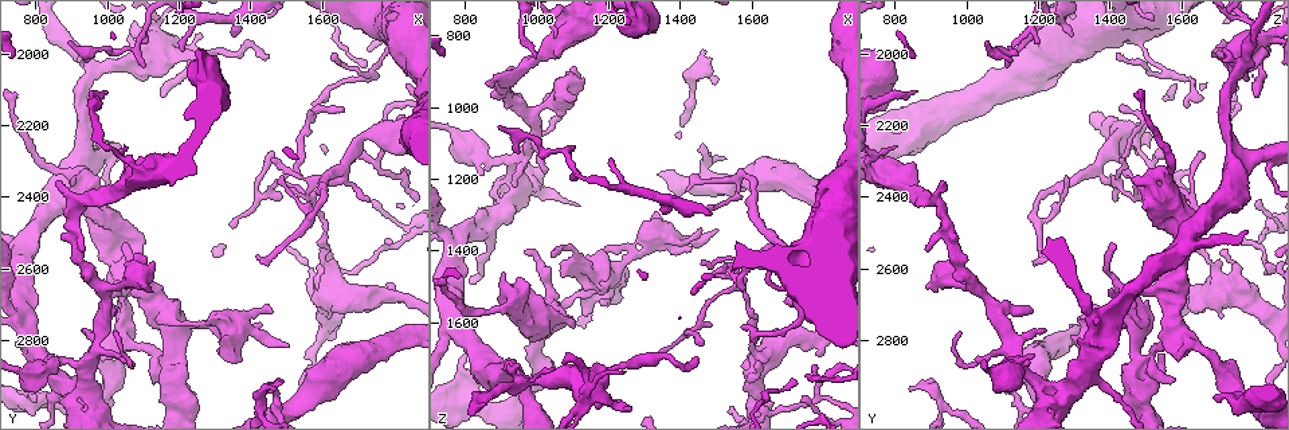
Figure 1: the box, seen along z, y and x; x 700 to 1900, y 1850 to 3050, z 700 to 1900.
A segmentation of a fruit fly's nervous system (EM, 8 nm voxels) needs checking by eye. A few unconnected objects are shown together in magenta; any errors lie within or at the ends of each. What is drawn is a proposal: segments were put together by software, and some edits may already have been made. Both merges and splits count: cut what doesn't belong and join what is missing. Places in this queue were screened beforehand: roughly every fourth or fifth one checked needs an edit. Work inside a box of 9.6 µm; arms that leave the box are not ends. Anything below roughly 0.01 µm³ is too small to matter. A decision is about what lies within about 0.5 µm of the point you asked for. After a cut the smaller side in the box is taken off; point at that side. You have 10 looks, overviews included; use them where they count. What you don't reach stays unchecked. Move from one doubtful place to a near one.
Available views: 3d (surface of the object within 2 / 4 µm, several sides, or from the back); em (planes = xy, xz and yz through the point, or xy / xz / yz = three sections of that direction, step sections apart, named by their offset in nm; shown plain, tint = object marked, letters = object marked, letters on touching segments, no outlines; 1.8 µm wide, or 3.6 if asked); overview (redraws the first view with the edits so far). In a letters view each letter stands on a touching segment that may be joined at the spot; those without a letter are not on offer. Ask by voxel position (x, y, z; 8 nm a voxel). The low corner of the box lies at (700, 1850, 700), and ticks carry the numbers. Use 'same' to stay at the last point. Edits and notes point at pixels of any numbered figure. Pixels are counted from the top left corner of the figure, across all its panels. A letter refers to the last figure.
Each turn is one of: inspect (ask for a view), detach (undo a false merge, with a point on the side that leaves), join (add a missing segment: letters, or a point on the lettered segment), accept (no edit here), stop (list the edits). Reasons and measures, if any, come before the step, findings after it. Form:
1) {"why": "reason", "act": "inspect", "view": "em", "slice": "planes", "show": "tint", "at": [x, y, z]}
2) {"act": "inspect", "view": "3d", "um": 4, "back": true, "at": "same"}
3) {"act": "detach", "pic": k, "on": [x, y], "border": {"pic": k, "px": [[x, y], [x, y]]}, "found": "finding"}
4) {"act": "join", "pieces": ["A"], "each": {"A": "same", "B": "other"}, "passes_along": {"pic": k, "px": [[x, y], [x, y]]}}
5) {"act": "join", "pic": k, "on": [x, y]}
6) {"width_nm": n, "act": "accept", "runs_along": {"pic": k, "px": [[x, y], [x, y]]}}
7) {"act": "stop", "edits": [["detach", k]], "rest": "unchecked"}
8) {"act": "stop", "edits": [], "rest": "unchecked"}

{"why": "sudden change in width", "act": "inspect", "view": "em", "um": 3.6, "slice": "yz", "step": 8, "show": "tint", "at": [1780, 1930, 1440]}

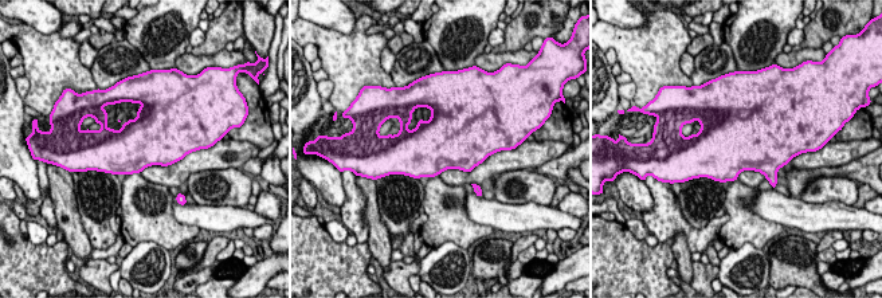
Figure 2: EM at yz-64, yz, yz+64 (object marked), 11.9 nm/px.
{"act": "inspect", "view": "em", "um": 3.6, "slice": "planes", "show": "letters", "at": "same"}

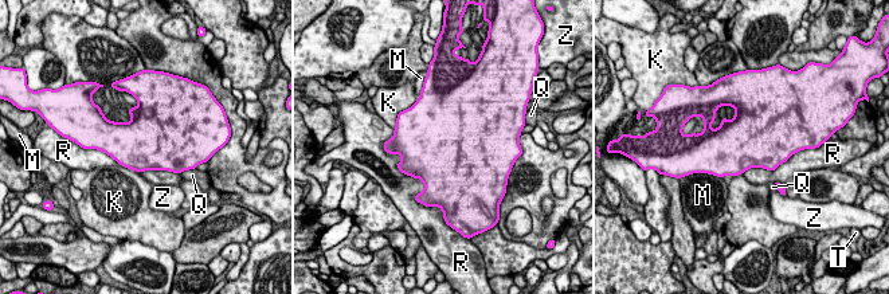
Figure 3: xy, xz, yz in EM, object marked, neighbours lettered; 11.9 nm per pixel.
{"width_nm": 700, "act": "accept", "each": {"K": "other", "M": "other", "Q": "other", "R": "other", "T": "other", "Z": "other"}, "border": {"pic": 3, "px": [[790, 156], [774, 169], [743, 173]]}, "found": "continuous, no second neuron"}

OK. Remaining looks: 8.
{"why": "abrupt turn", "act": "inspect", "view": "em", "slice": "planes", "show": "letters", "at": [1660, 2310, 1360]}

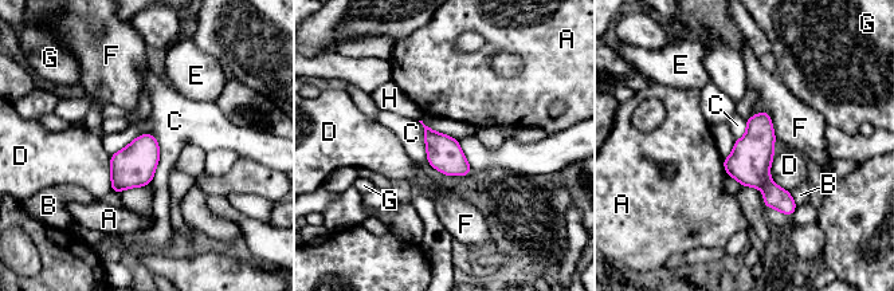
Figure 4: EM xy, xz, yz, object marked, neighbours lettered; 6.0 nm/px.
{"act": "accept", "each": {"A": "other", "B": "other", "C": "other", "D": "other", "E": "other", "F": "other", "G": "other", "H": "other"}, "border": {"pic": 4, "px": [[160, 145], [141, 133], [110, 156]]}, "found": "one neuron here"}

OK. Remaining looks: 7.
{"why": "free end", "act": "inspect", "view": "3d", "um": 4, "at": [1340, 2480, 1690]}

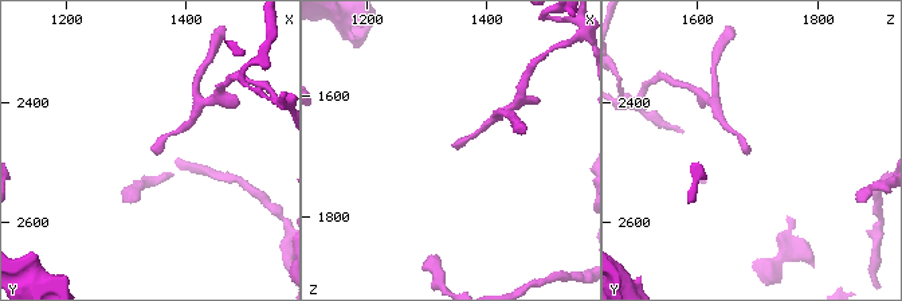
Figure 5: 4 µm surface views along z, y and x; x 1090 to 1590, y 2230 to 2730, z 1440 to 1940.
{"act": "inspect", "view": "em", "um": 3.6, "slice": "planes", "show": "letters", "at": [1345, 2485, 1685]}

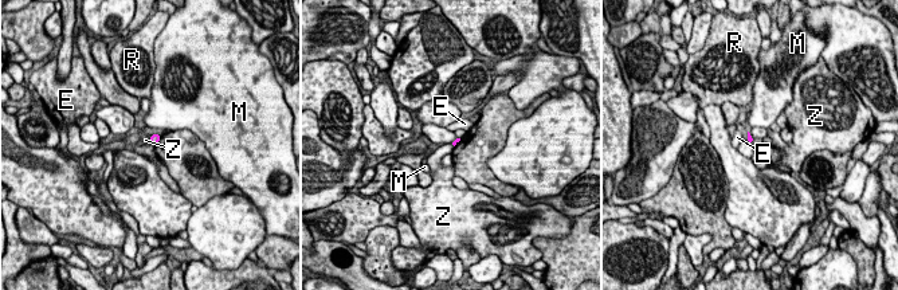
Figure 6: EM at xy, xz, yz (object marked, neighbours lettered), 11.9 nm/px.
{"longest_contact_nm": ["Z", 110], "act": "accept", "each": {"E": "other", "M": "other", "R": "other", "Z": "other"}, "found": "none of them fits"}

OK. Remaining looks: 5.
{"why": "branch stops here", "act": "inspect", "view": "em", "slice": "planes", "show": "letters", "at": [1460, 2270, 1660]}

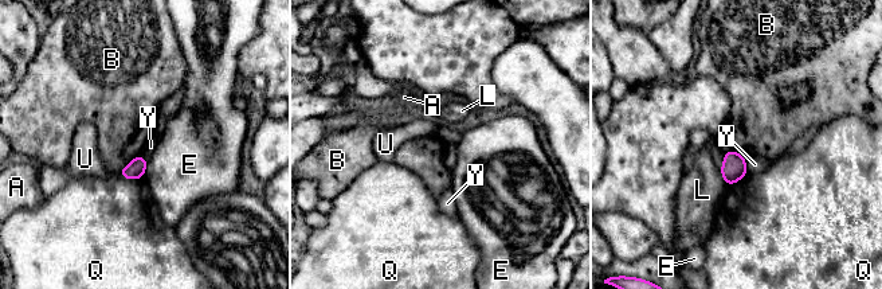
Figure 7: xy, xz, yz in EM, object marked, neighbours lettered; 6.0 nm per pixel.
{"width_nm": 110, "act": "accept", "each": {"A": "other", "B": "other", "E": "other", "L": "other", "Q": "other", "U": "other", "Y": "other"}, "border": {"pic": 7, "px": [[141, 153], [117, 172]]}, "found": "none of them fits"}

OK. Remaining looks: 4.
{"act": "stop", "edits": [], "rest": "unchecked"}

